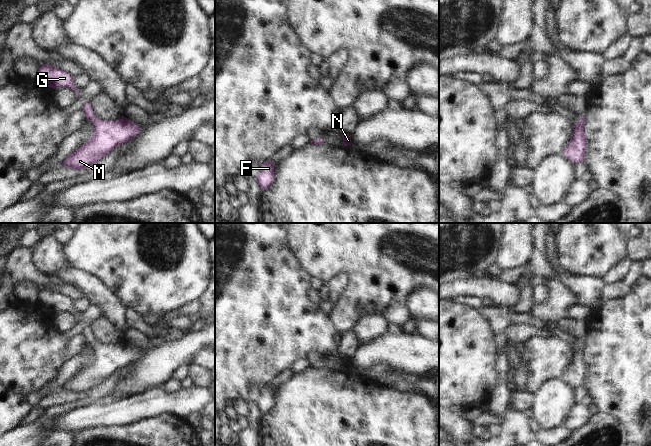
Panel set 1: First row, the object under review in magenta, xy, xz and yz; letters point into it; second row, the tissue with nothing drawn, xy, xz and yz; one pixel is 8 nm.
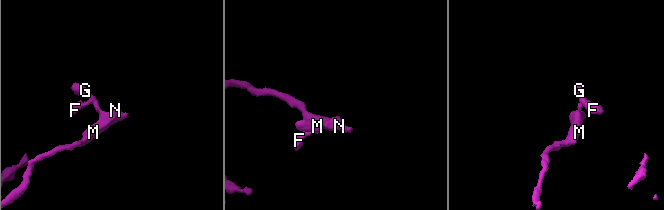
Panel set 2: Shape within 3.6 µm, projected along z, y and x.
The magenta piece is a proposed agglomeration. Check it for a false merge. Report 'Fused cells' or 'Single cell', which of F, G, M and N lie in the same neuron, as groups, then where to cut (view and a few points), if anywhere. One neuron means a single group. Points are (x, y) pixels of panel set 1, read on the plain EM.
Single cell. Groups: F G M N. No split

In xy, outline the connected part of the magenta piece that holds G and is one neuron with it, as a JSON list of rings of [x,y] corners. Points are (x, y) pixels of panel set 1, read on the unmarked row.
[[[47,287],[38,292],[38,303],[42,305],[45,310],[49,310],[53,313],[59,313],[66,311],[73,314],[79,322],[79,313],[76,313],[72,306],[72,301],[69,297],[58,293],[51,288]]]

